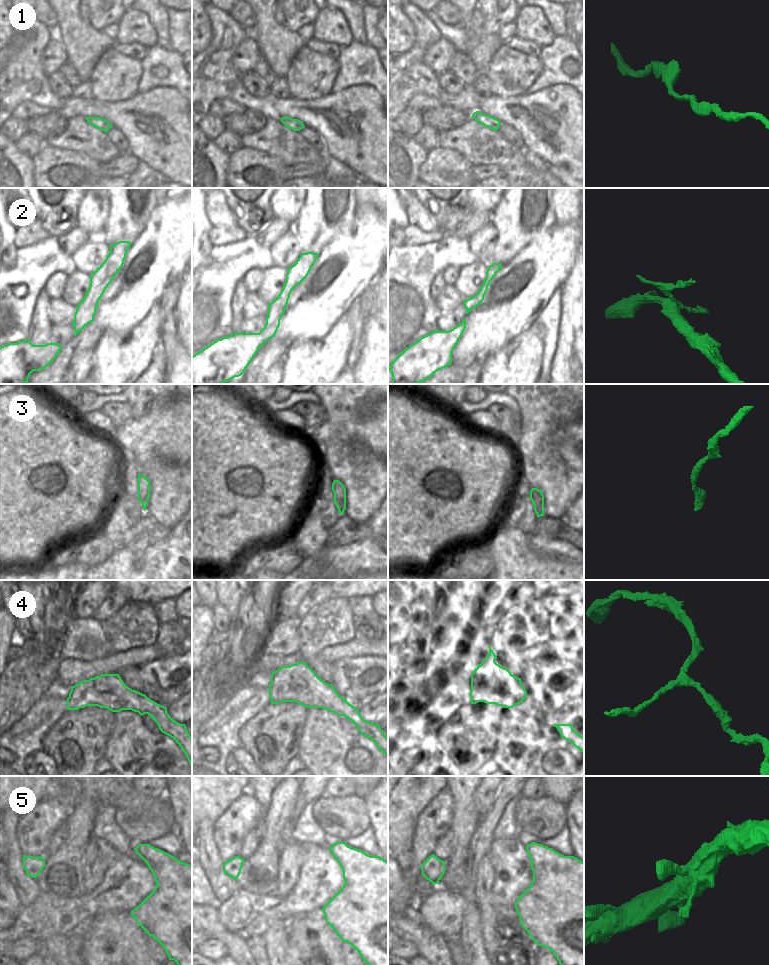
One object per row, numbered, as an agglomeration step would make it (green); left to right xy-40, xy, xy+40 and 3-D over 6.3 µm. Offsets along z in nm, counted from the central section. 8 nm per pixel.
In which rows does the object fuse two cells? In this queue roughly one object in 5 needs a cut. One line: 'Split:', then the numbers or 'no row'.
Split: 4

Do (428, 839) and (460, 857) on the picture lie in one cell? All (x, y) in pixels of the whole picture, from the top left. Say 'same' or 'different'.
different

